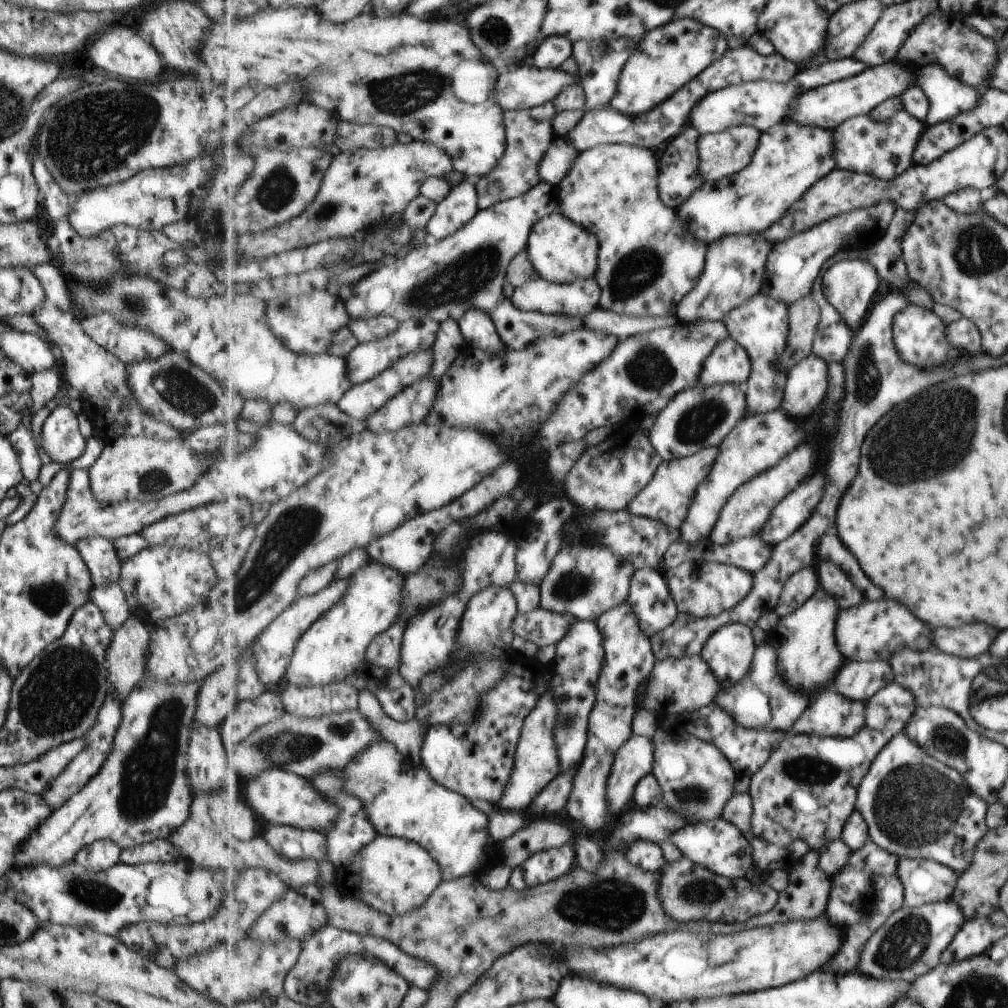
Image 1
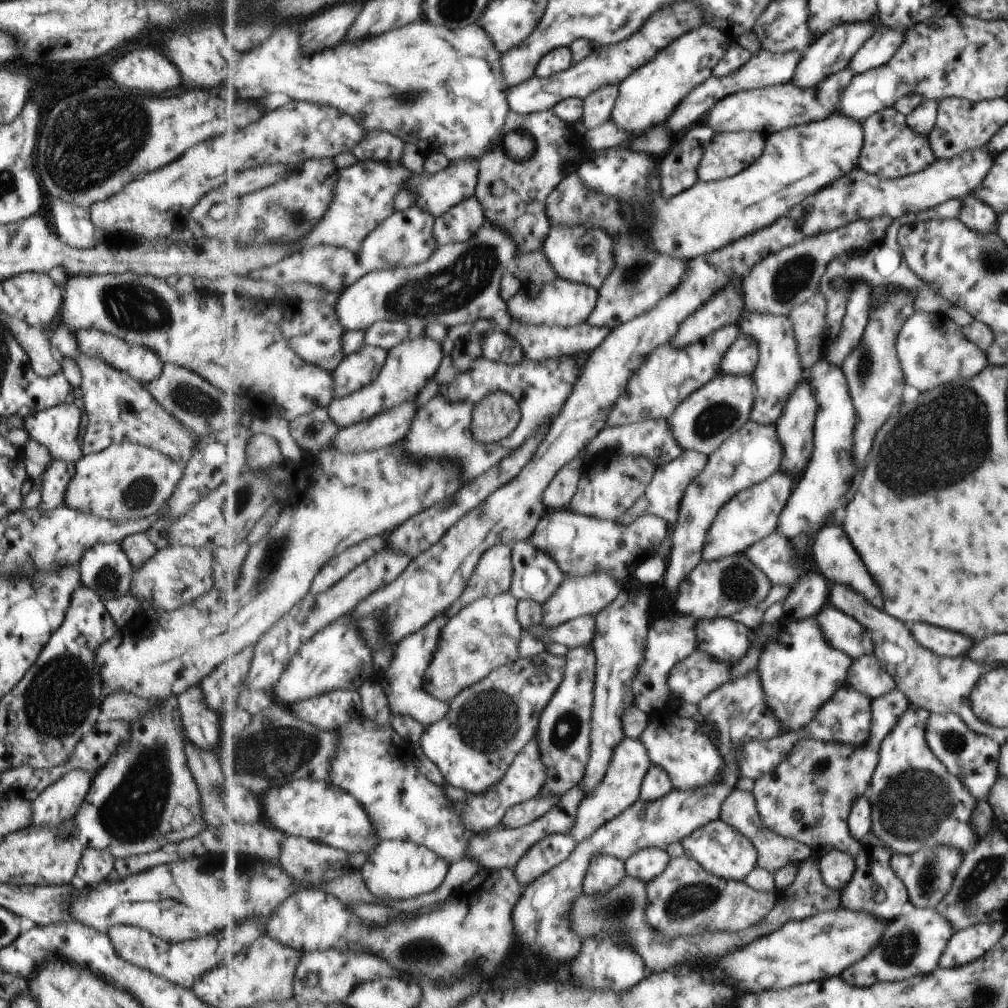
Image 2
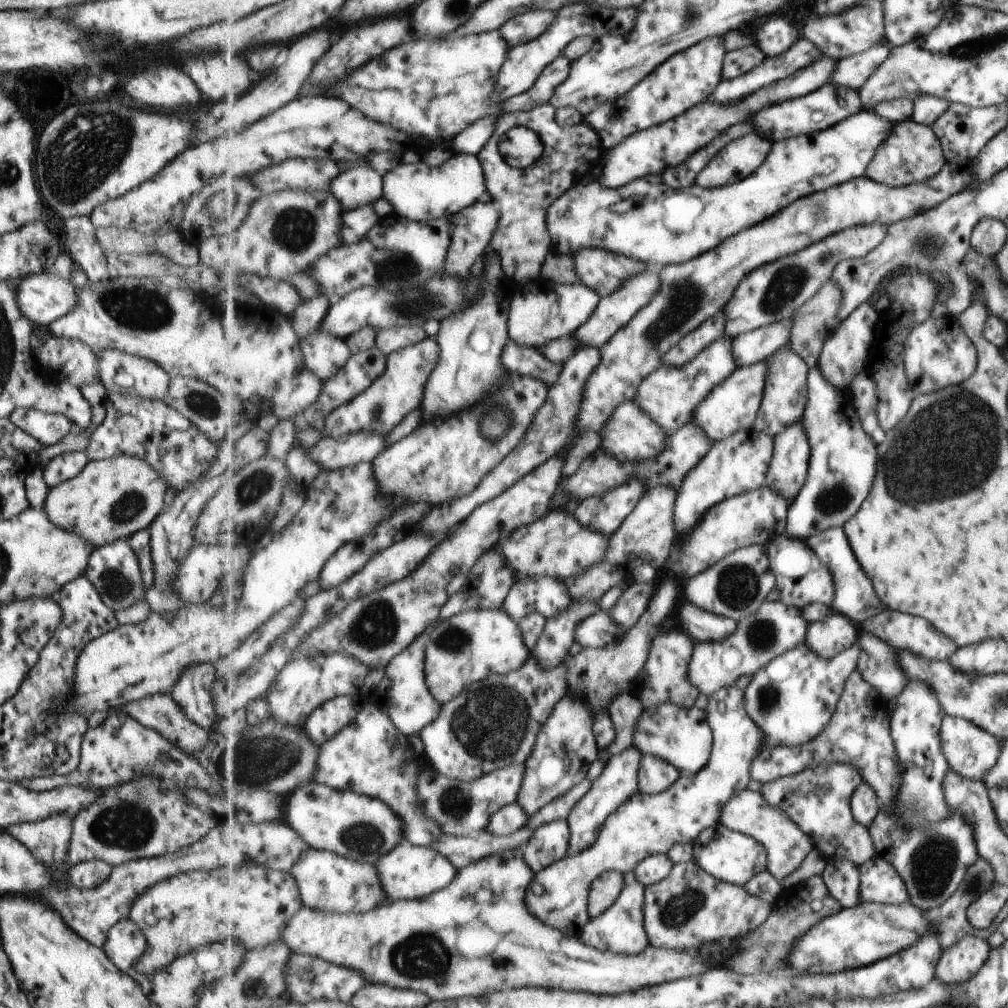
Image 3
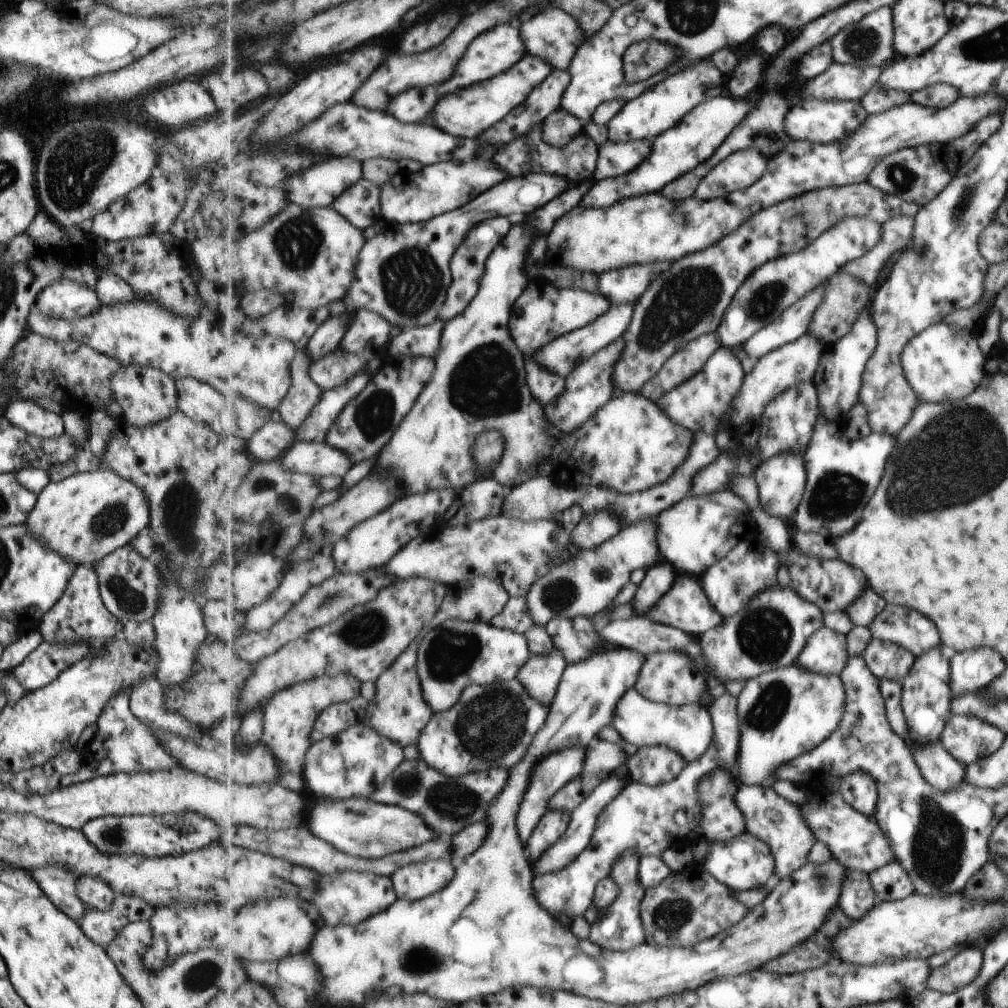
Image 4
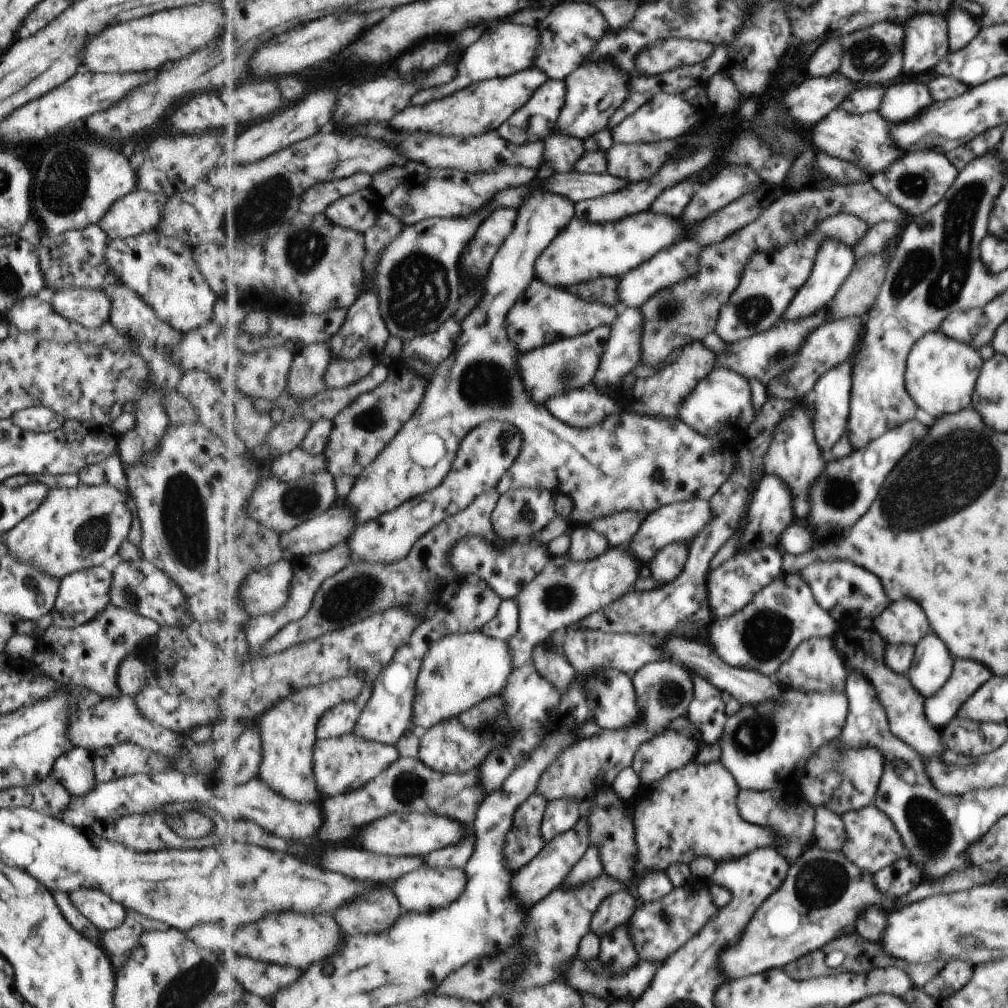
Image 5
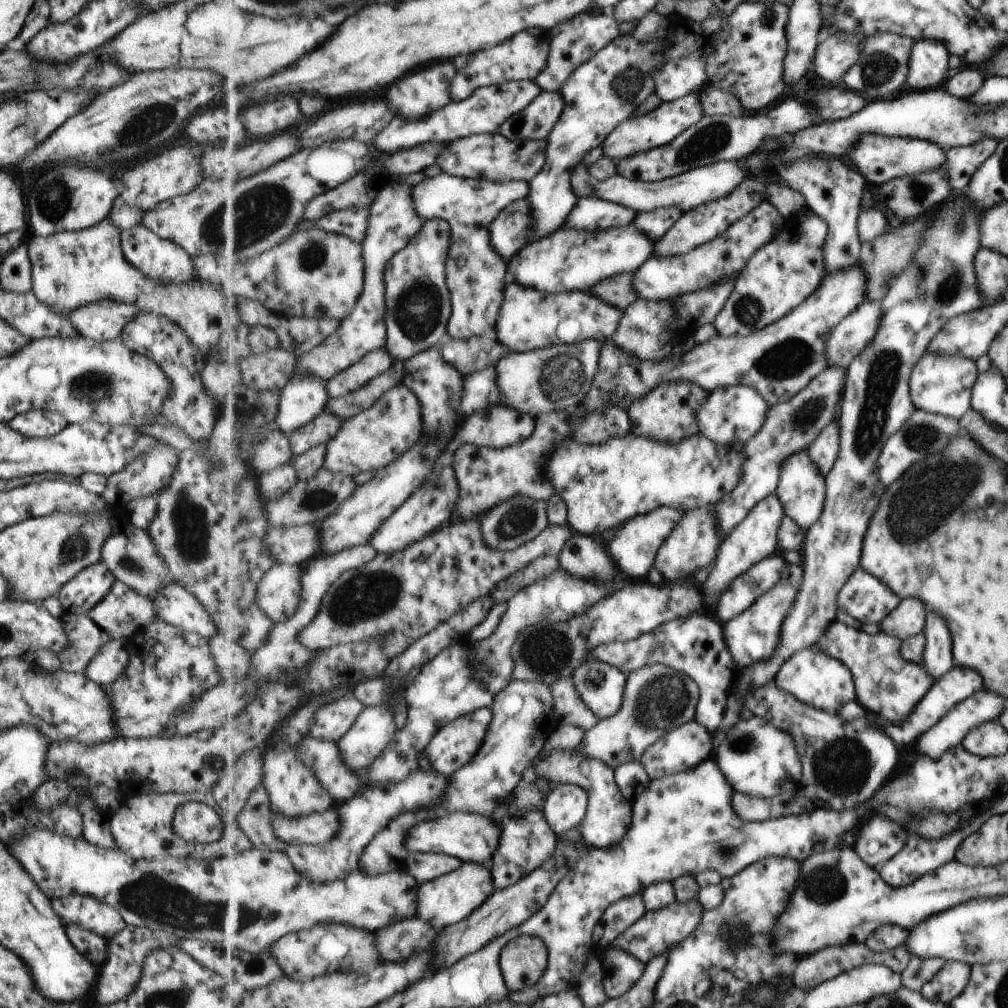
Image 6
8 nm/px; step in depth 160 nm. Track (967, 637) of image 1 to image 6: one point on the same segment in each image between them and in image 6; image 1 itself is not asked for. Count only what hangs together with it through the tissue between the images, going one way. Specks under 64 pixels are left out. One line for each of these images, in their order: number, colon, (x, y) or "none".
2: (943, 643)
3: (915, 635)
4: (906, 628)
5: (903, 622)
6: (907, 619)

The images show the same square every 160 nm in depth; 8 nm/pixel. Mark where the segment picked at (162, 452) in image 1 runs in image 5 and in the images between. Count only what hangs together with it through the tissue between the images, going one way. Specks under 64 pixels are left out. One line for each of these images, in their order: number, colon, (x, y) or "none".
2: (125, 481)
3: (110, 499)
4: (88, 515)
5: (76, 528)

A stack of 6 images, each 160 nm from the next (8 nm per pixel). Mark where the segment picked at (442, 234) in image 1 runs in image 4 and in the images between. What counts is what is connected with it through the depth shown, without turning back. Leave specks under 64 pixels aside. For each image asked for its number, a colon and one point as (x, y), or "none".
2: (461, 222)
3: (473, 228)
4: (468, 266)

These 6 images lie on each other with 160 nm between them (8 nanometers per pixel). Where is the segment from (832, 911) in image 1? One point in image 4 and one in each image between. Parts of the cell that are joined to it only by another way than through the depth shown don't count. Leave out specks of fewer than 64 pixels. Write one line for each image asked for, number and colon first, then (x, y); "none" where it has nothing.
2: (875, 888)
3: (880, 883)
4: (891, 882)

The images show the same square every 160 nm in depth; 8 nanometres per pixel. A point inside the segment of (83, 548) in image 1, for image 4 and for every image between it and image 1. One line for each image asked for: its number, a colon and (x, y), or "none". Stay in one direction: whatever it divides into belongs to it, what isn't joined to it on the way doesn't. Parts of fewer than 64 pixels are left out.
2: (104, 569)
3: (112, 569)
4: (128, 585)

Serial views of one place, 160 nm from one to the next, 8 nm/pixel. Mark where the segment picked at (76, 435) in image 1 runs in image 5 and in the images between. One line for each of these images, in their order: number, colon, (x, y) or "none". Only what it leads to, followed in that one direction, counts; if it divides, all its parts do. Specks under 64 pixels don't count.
2: (56, 429)
3: (48, 428)
4: (41, 423)
5: (37, 419)

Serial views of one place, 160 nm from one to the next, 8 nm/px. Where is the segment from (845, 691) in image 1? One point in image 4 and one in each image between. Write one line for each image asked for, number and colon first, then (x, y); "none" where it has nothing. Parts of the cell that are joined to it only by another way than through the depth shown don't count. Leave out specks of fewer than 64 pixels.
2: (867, 675)
3: (876, 663)
4: (887, 661)

